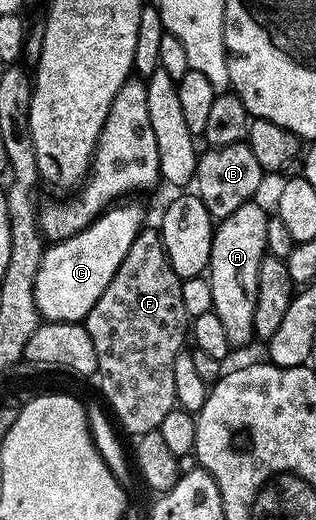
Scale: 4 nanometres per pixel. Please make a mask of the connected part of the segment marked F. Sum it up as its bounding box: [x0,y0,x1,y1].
[85,230,189,436]

